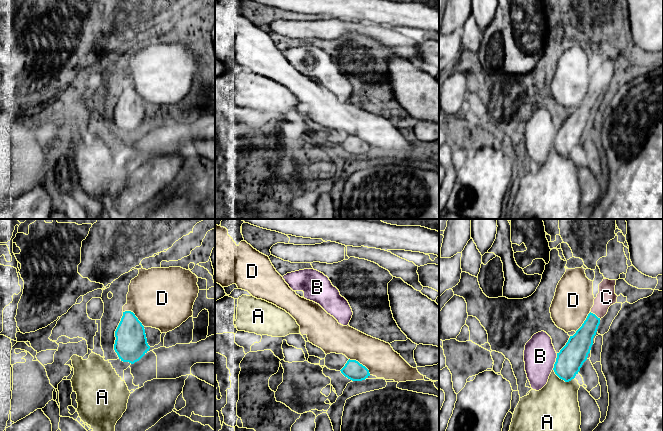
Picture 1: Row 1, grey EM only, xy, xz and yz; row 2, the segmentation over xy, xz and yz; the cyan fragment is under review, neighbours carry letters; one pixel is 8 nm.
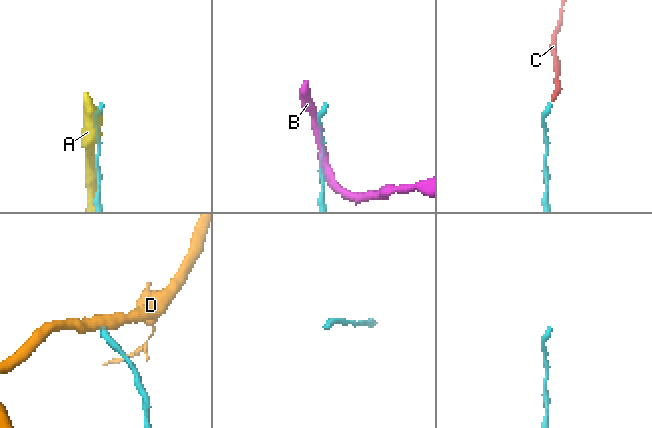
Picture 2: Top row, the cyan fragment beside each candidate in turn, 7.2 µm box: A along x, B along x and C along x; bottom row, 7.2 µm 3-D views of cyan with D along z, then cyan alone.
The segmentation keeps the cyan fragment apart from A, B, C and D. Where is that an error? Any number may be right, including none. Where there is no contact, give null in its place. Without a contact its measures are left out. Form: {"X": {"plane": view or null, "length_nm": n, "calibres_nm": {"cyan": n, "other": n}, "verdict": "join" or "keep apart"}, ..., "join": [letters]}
{"A": {"plane": "yz", "length_nm": 190, "calibres_nm": {"cyan": 220, "other": 380}, "verdict": "keep apart"}, "B": {"plane": "yz", "length_nm": 140, "calibres_nm": {"cyan": 220, "other": 260}, "verdict": "keep apart"}, "C": {"plane": "yz", "length_nm": 110, "calibres_nm": {"cyan": 180, "other": 150}, "verdict": "join"}, "D": {"plane": "xy", "length_nm": 220, "calibres_nm": {"cyan": 260, "other": 480}, "verdict": "keep apart"}, "join": ["C"]}

